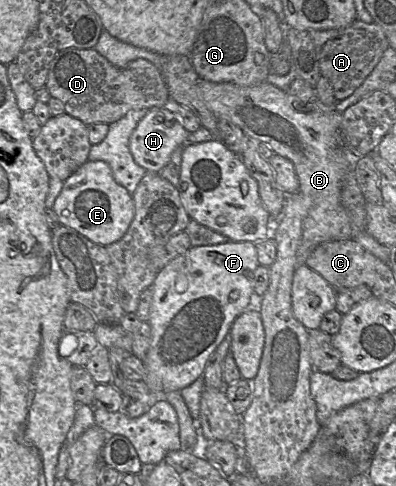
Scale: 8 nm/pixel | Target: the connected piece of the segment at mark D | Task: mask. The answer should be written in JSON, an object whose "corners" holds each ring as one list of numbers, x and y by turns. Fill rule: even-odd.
{"corners":[[68,48,57,53,51,62,46,88,53,98,59,99,65,111,86,126,96,123,112,124,129,111,163,107,171,98,161,71,146,59,136,59,124,68,117,68,93,49]]}

